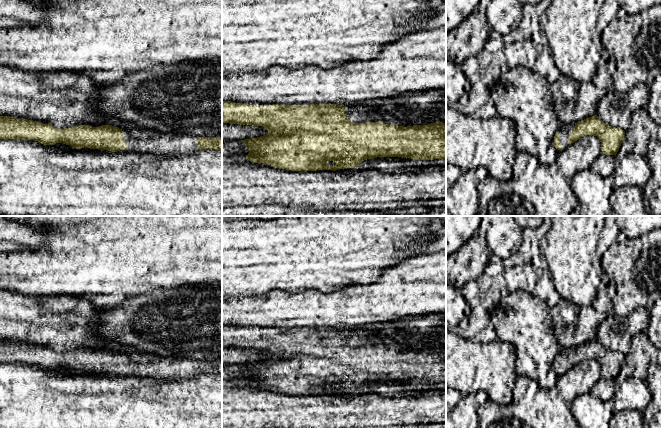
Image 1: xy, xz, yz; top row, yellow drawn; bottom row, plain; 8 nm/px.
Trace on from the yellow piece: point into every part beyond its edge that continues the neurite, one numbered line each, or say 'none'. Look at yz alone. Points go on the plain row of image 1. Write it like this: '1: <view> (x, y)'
1: yz (564, 354)

